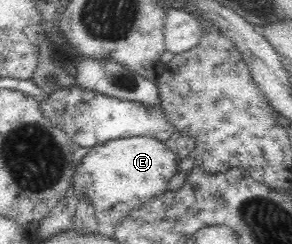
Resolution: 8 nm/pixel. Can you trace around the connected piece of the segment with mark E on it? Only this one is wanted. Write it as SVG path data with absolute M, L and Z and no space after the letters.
M132 136L108 141L91 147L90 151L75 165L71 180L71 193L78 199L90 200L94 207L98 223L108 223L116 226L122 223L134 209L151 202L154 198L168 191L168 181L176 174L176 162L180 158L171 148L166 148L164 142L149 136Z

